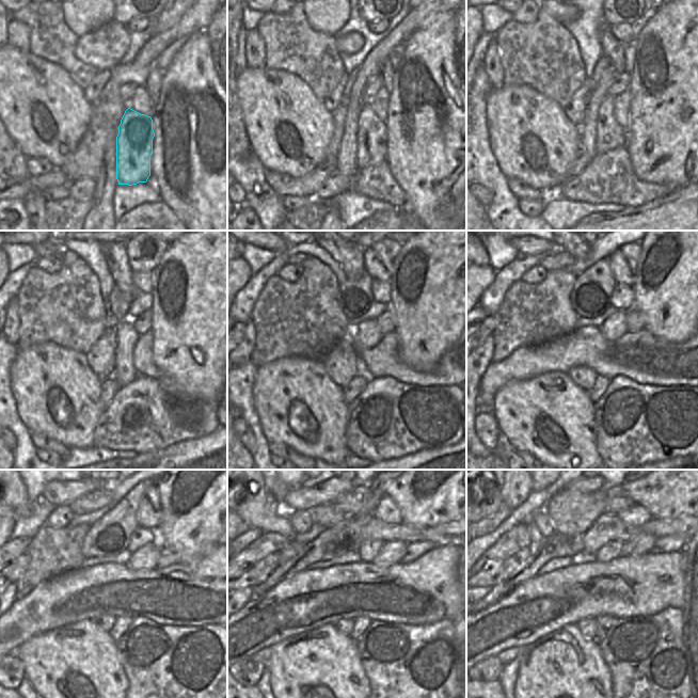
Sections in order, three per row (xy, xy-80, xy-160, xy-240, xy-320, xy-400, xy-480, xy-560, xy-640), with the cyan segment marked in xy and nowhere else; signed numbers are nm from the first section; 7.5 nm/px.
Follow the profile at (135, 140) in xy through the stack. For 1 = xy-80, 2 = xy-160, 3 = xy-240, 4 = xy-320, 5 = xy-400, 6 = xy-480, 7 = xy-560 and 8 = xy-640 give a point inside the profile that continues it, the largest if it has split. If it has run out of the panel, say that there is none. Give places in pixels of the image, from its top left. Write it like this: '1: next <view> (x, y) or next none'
1: next xy-80 (371, 136)
2: next xy-160 (609, 135)
3: next xy-240 (126, 336)
4: next xy-320 (366, 334)
5: next xy-400 (615, 326)
6: next xy-480 (145, 558)
7: next xy-560 (392, 552)
8: next xy-640 (643, 543)

